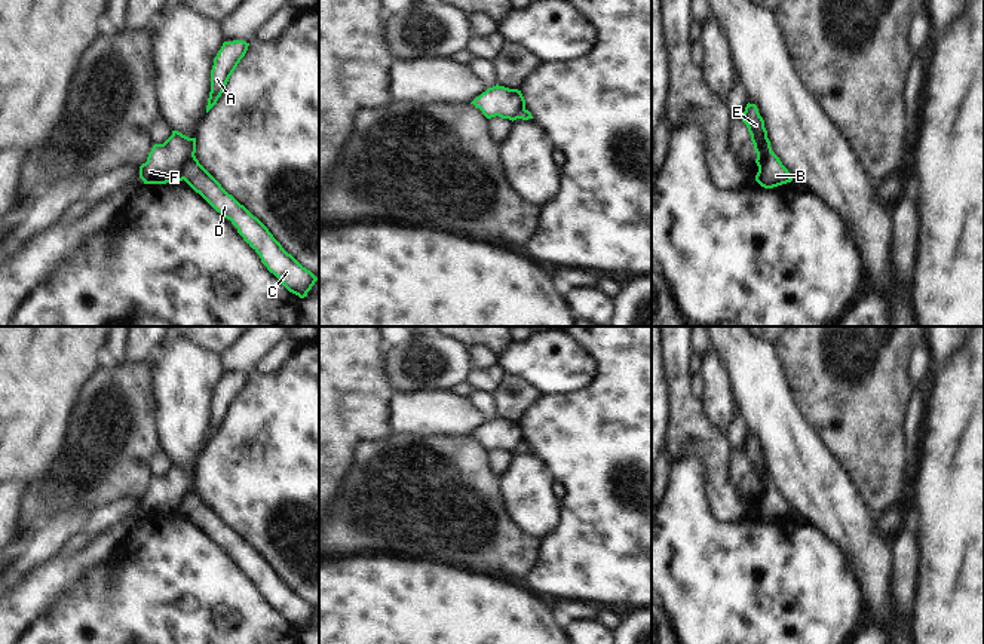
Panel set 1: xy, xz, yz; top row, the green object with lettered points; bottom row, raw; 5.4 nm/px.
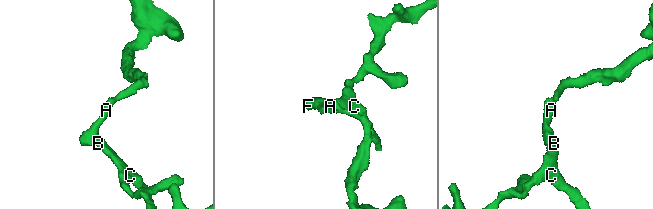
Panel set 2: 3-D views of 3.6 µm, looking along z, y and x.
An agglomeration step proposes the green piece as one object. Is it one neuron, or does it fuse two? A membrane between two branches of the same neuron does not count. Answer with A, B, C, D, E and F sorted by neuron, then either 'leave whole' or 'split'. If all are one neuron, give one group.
A E F / B C D | split

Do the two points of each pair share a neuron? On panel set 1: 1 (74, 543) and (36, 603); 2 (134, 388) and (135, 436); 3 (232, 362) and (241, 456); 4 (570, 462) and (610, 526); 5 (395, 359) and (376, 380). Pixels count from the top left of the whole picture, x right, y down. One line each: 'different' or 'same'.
1: different
2: same
3: different
4: same
5: different

